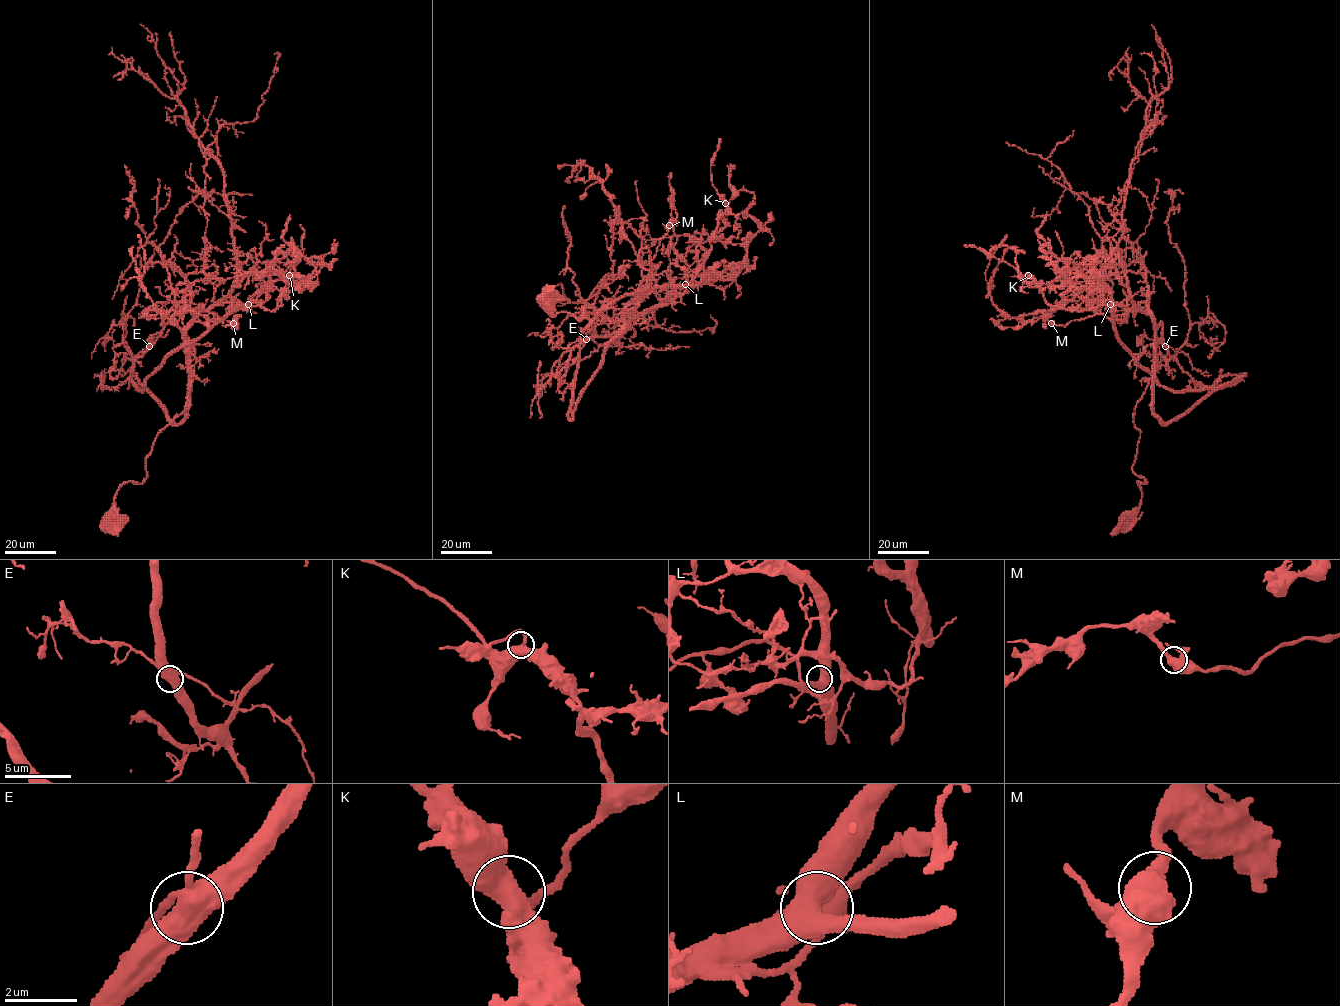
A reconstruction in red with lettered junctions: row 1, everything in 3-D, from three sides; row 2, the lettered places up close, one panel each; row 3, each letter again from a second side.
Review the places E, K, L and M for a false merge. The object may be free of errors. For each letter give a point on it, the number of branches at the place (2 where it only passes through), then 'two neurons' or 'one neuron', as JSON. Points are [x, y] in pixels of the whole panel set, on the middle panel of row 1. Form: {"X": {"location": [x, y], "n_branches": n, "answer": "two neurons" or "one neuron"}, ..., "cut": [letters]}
{"E": {"location": [586, 339], "n_branches": 4, "answer": "one neuron"}, "K": {"location": [725, 203], "n_branches": 3, "answer": "one neuron"}, "L": {"location": [685, 284], "n_branches": 3, "answer": "one neuron"}, "M": {"location": [669, 225], "n_branches": 3, "answer": "one neuron"}, "cut": []}

